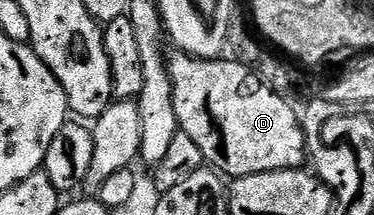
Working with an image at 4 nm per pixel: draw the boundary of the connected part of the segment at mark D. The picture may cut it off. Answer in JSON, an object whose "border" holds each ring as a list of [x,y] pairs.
{"border":[[[173,51],[167,57],[168,73],[174,86],[174,114],[178,114],[180,131],[194,138],[205,161],[228,178],[253,176],[259,172],[280,172],[283,168],[300,168],[306,160],[304,125],[289,101],[278,98],[246,66],[231,58],[199,60],[186,52]]]}

